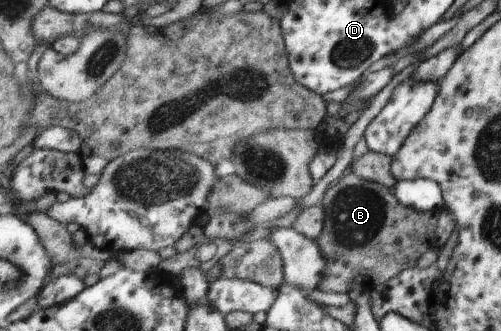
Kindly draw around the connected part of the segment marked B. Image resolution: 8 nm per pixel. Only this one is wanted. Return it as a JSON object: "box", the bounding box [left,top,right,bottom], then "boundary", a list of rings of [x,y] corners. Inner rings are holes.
{"box":[317,172,439,294],"boundary":[[[351,172],[335,181],[326,189],[321,204],[324,206],[325,228],[317,240],[328,260],[326,279],[319,290],[347,294],[355,285],[371,290],[375,285],[389,282],[409,267],[415,267],[417,260],[432,248],[437,240],[439,212],[423,213],[404,205],[396,193],[381,183],[376,183]]]}

